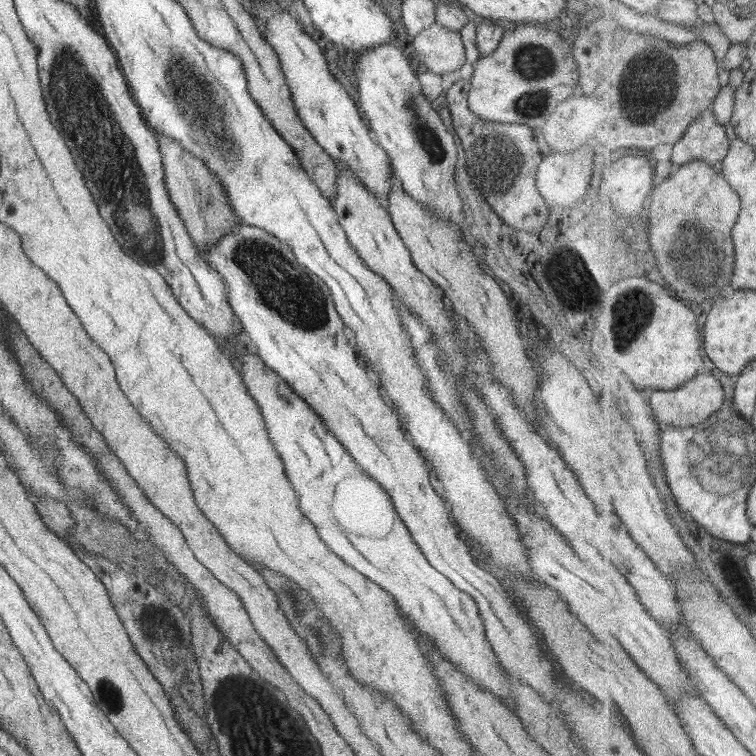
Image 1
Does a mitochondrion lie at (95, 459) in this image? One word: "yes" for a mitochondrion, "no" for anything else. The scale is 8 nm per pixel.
no

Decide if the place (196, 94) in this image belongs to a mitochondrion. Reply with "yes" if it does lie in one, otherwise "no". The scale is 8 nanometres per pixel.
yes

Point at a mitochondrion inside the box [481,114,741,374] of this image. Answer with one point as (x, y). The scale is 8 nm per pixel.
(706, 268)

